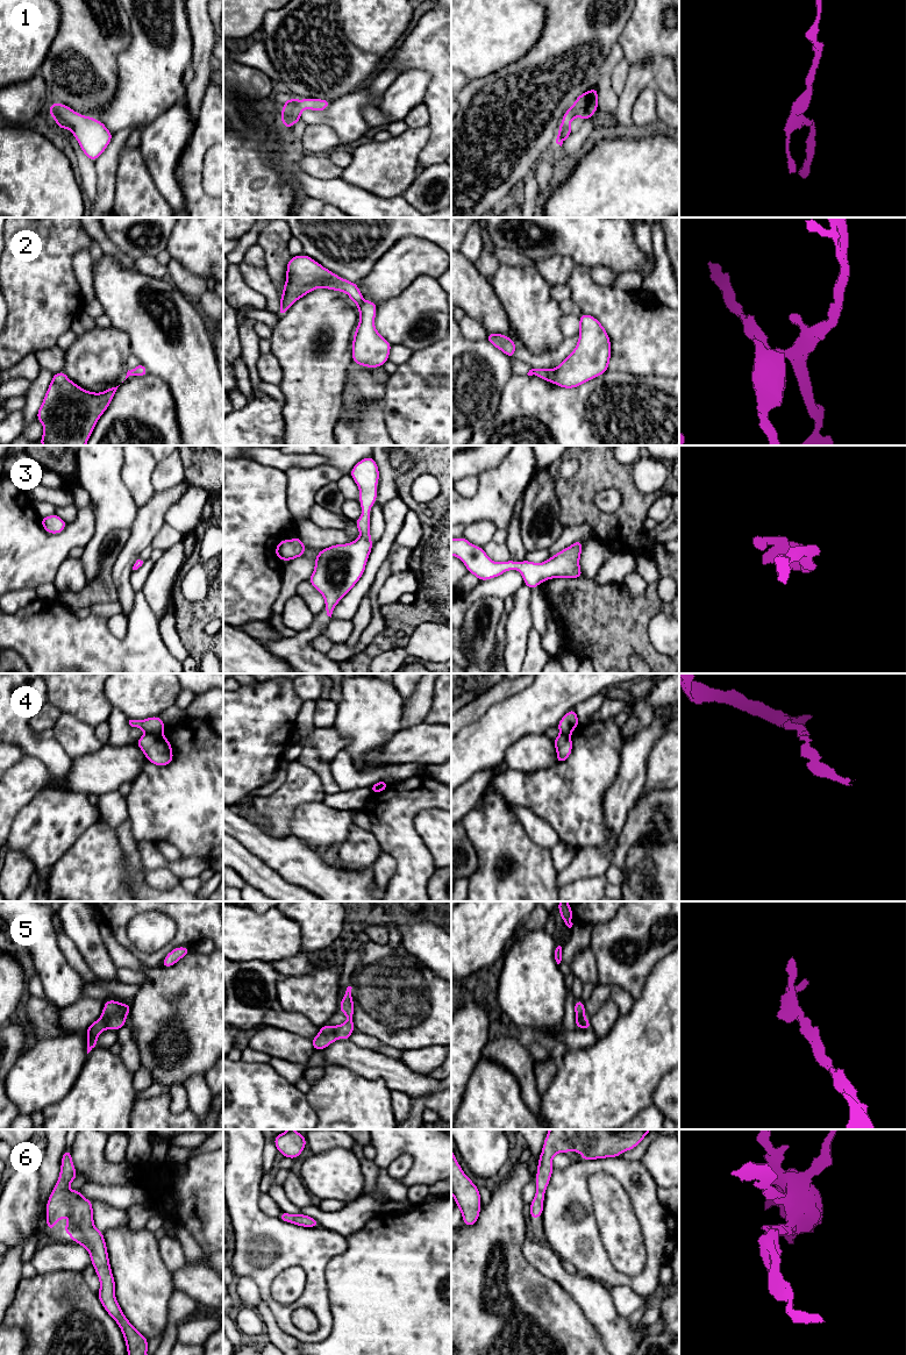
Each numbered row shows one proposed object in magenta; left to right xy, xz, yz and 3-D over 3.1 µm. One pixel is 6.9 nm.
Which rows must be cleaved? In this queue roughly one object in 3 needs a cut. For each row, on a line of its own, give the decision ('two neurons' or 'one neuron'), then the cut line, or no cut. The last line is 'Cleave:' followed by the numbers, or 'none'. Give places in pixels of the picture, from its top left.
1: one neuron | no cut
2: two neurons | xz (361, 300), (356, 304)
3: one neuron | no cut
4: two neurons | xy (147, 733), (161, 734)
5: one neuron | no cut
6: one neuron | no cut
Cleave: 2, 4

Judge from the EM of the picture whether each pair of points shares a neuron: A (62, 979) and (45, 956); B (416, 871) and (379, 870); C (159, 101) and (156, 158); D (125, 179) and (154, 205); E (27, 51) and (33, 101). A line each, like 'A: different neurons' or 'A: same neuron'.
A: same neuron
B: different neurons
C: different neurons
D: same neuron
E: different neurons

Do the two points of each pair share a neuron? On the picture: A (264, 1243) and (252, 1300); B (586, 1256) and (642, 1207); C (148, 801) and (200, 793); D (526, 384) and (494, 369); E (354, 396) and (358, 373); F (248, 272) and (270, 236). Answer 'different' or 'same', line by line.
A: different
B: same
C: same
D: different
E: different
F: different

